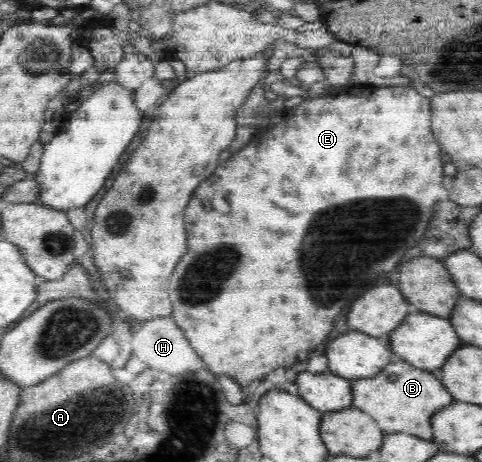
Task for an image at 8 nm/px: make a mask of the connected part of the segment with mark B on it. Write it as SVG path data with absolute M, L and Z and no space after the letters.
M394 358L393 362L376 375L354 380L351 406L373 416L379 429L386 434L405 432L429 440L433 434L429 426L433 414L455 401L437 378L438 373L415 368L403 359Z

